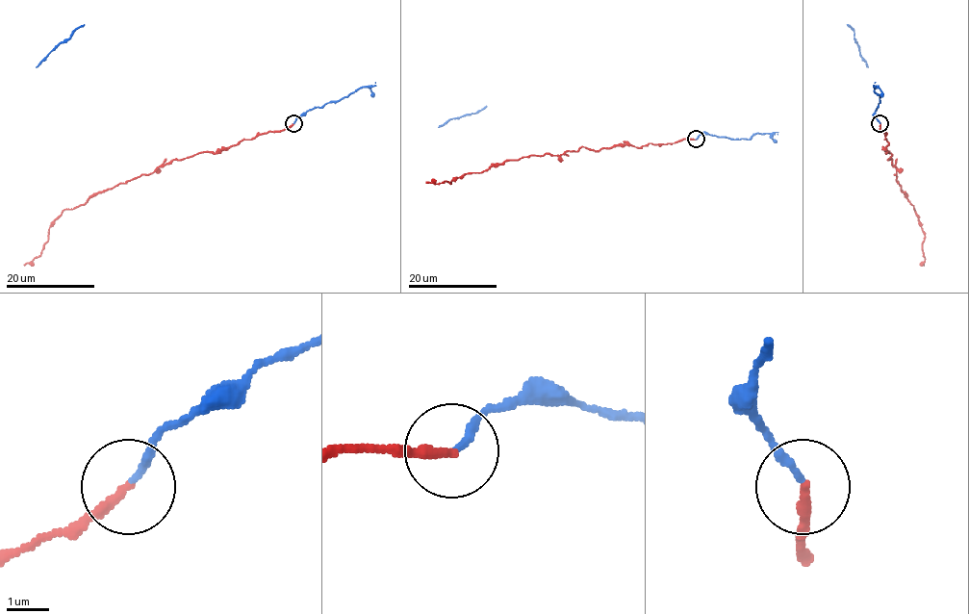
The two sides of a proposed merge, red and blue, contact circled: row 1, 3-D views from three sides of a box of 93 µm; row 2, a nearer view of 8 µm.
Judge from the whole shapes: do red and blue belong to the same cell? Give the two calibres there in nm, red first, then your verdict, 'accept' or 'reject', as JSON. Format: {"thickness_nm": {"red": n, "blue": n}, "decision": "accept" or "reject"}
{"thickness_nm": {"red": 240, "blue": 170}, "decision": "accept"}

